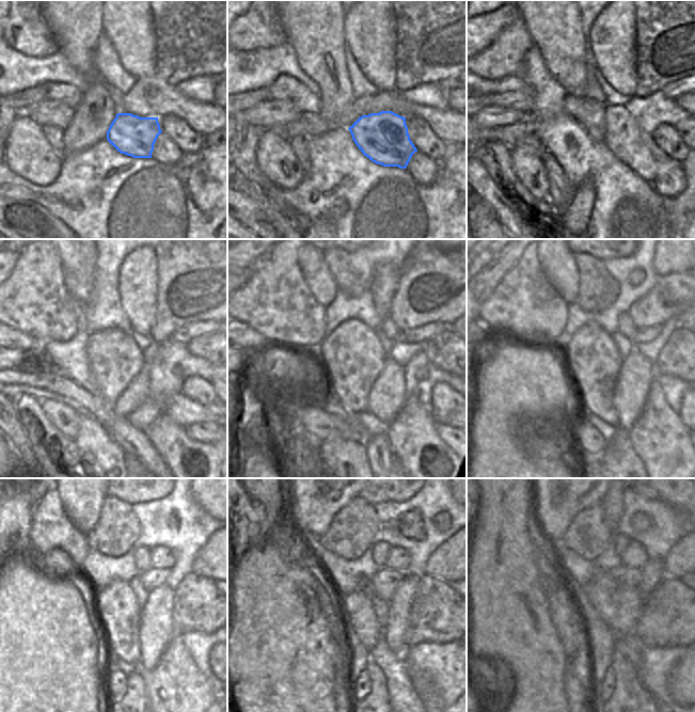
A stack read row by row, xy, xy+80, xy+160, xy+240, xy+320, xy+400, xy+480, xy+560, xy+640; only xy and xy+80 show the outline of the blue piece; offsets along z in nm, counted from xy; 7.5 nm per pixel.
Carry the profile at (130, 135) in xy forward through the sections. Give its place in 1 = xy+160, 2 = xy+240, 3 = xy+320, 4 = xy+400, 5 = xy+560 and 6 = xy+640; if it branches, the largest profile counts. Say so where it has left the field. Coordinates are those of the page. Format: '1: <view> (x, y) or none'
1: xy+160 (630, 144)
2: xy+240 (180, 409)
3: xy+320 (444, 420)
4: none
5: none
6: none

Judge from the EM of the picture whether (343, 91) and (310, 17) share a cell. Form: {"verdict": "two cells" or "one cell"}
{"verdict": "one cell"}

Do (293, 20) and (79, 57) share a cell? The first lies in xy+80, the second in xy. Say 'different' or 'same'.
same

